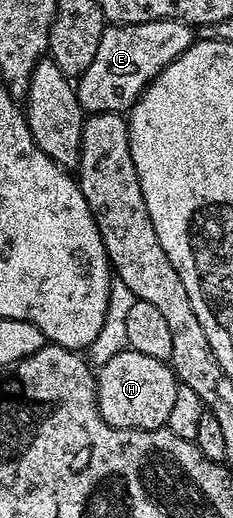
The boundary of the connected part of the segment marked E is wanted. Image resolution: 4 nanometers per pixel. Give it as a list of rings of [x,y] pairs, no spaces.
[[[155,20],[141,24],[113,24],[105,27],[102,42],[98,42],[98,54],[94,54],[94,62],[86,66],[86,70],[78,78],[75,85],[76,97],[85,113],[118,112],[127,113],[136,103],[148,83],[154,79],[161,70],[170,66],[170,62],[178,59],[194,39],[193,25],[184,24],[181,20]]]

